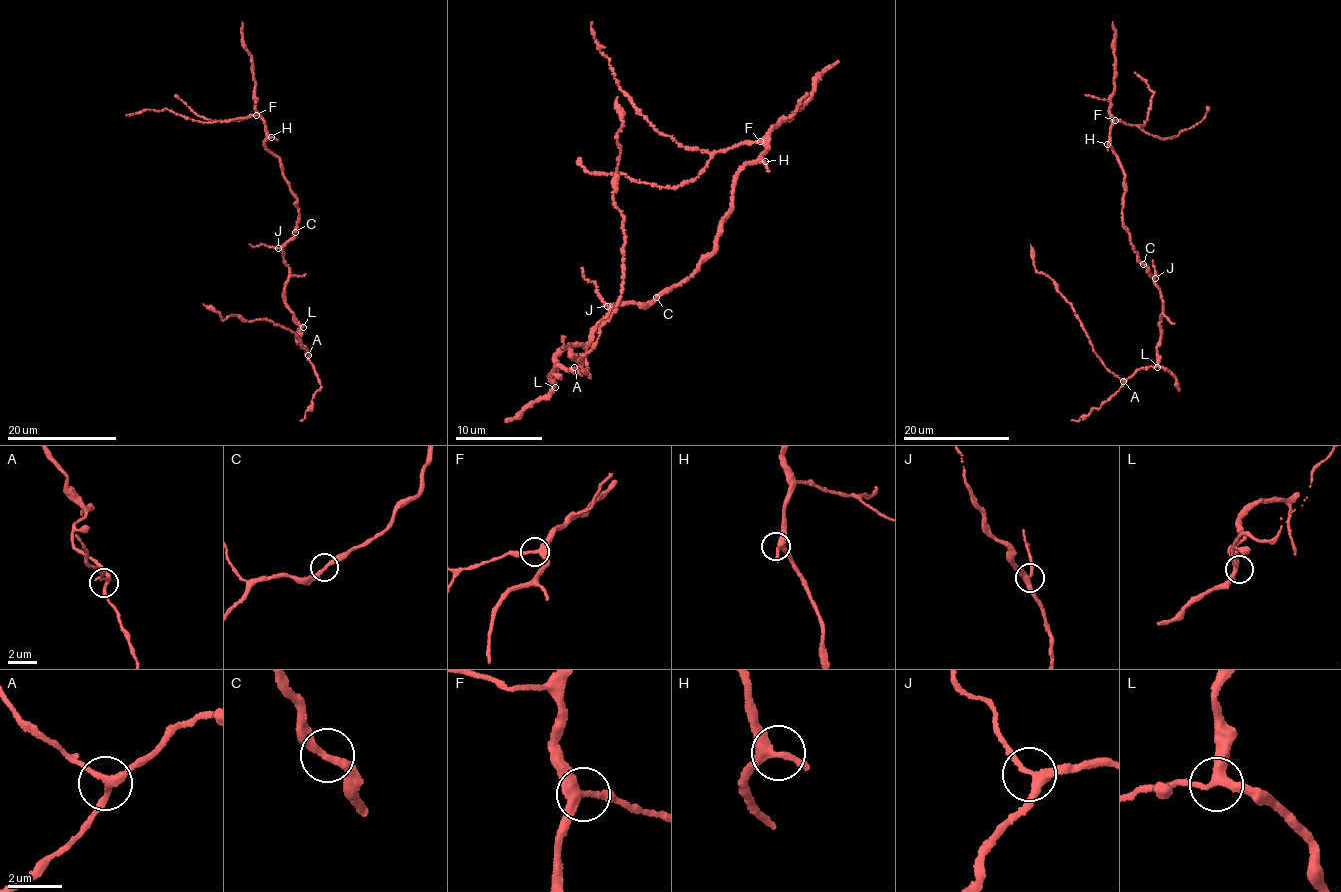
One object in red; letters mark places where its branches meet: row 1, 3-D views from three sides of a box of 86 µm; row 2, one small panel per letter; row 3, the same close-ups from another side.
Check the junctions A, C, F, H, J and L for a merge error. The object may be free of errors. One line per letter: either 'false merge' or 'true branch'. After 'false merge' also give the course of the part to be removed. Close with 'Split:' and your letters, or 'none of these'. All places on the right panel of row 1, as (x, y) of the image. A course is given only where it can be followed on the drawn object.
A: true branch
C: true branch
F: true branch
H: true branch
J: true branch
L: true branch
Split: none of these

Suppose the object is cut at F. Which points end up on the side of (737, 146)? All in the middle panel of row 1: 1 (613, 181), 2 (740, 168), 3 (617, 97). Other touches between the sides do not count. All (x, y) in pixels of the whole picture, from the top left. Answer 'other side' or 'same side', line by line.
1: other side
2: other side
3: other side

